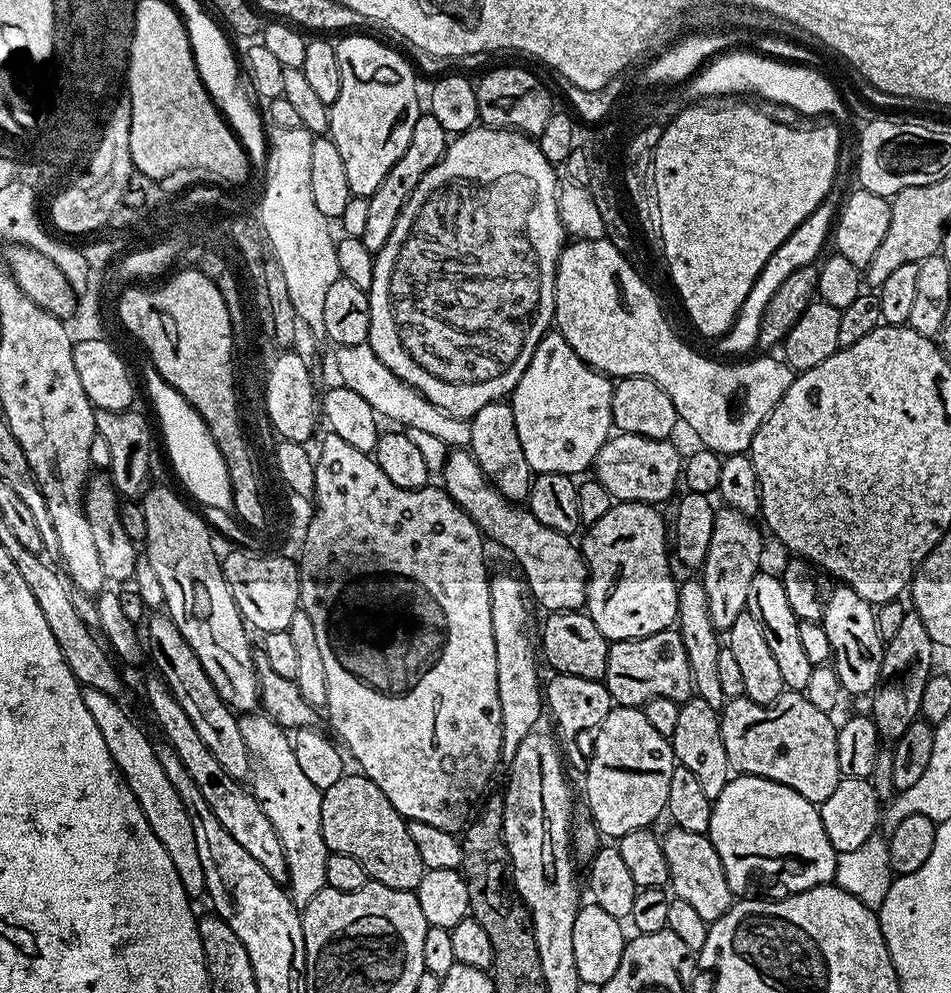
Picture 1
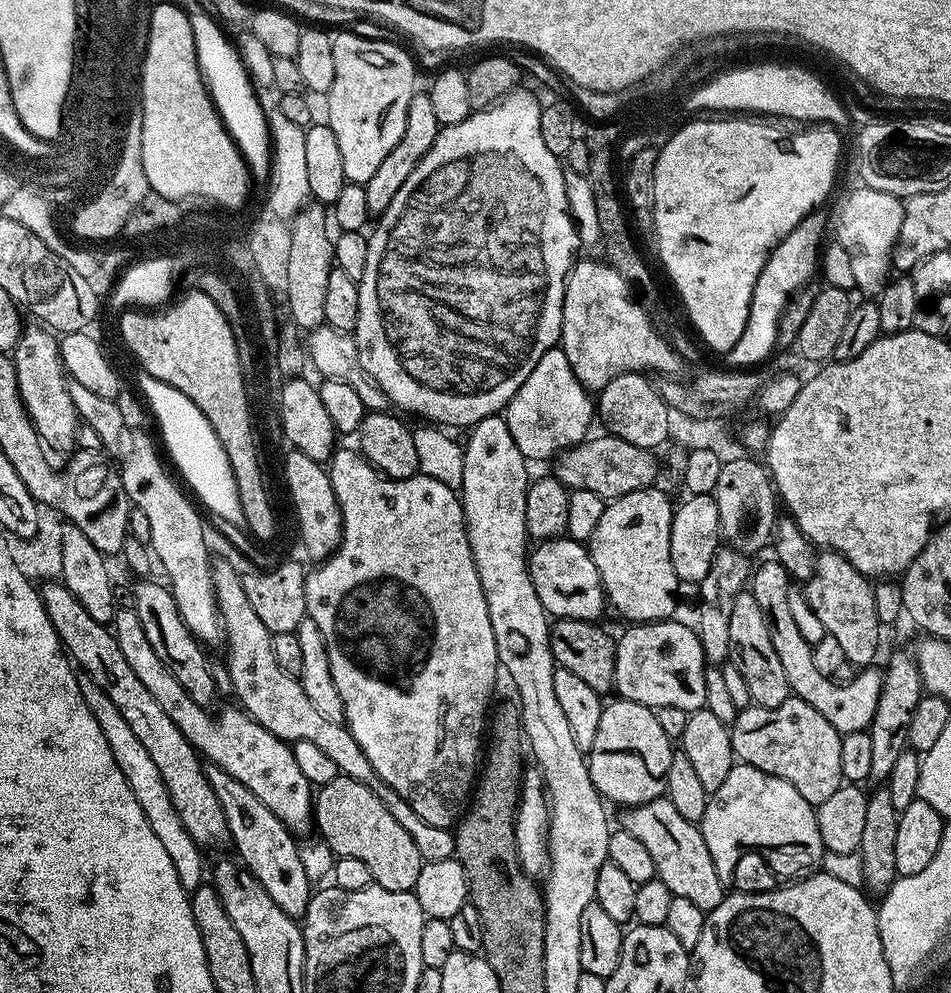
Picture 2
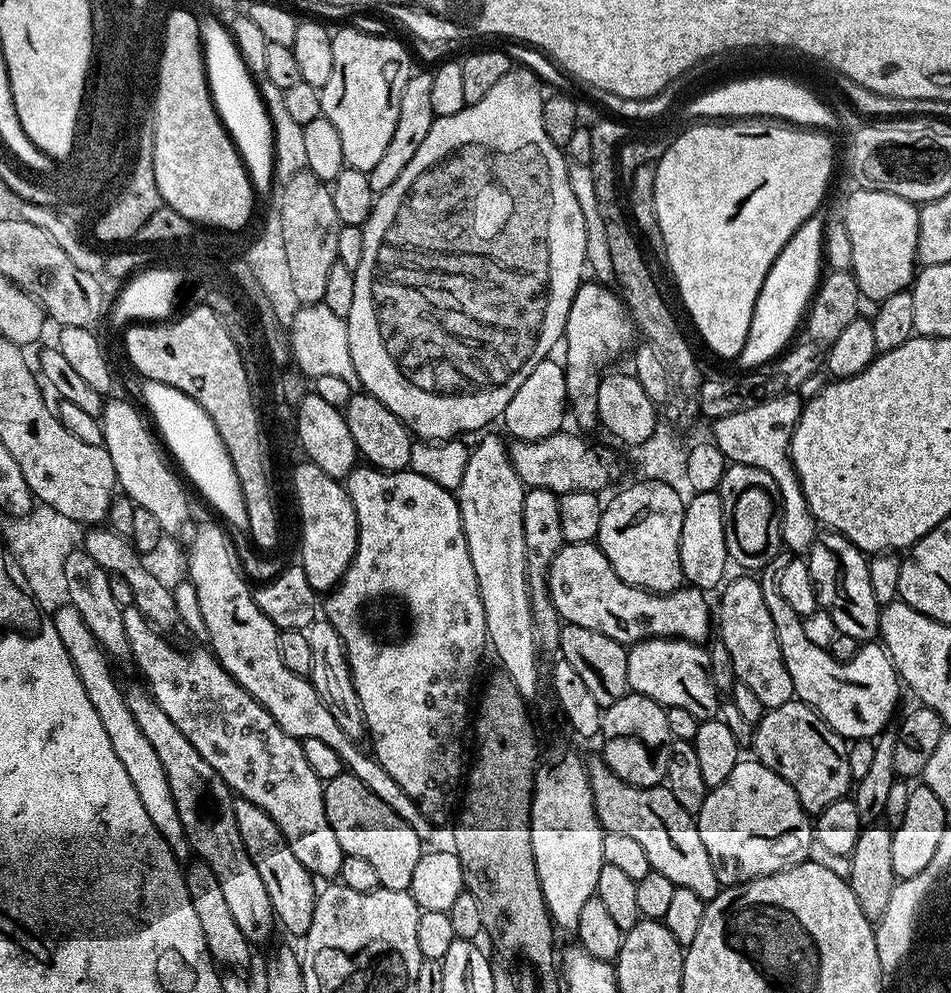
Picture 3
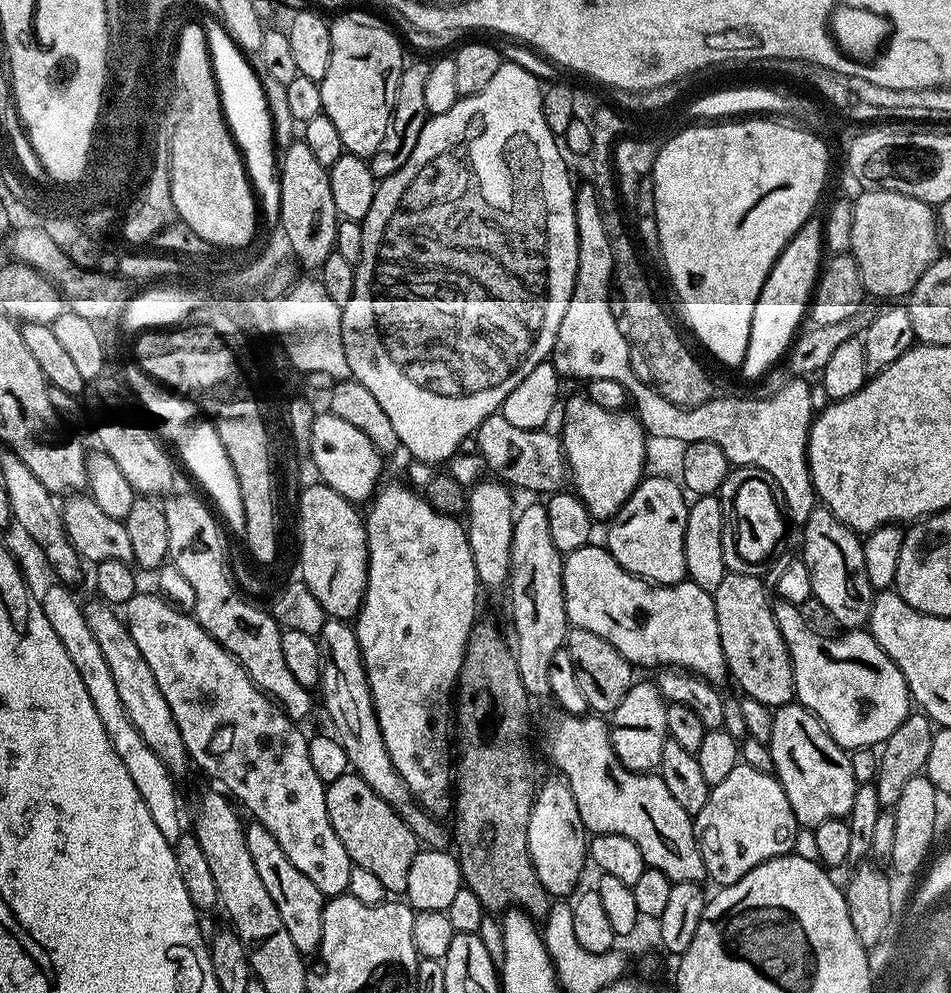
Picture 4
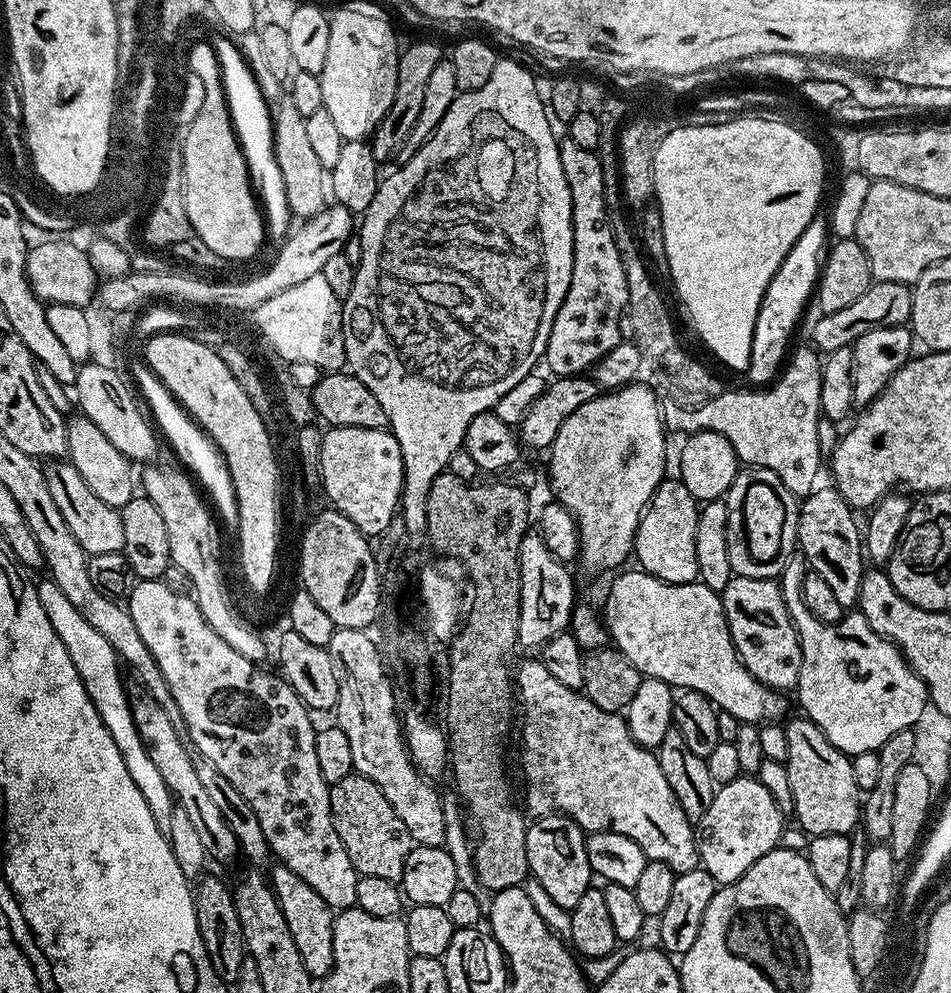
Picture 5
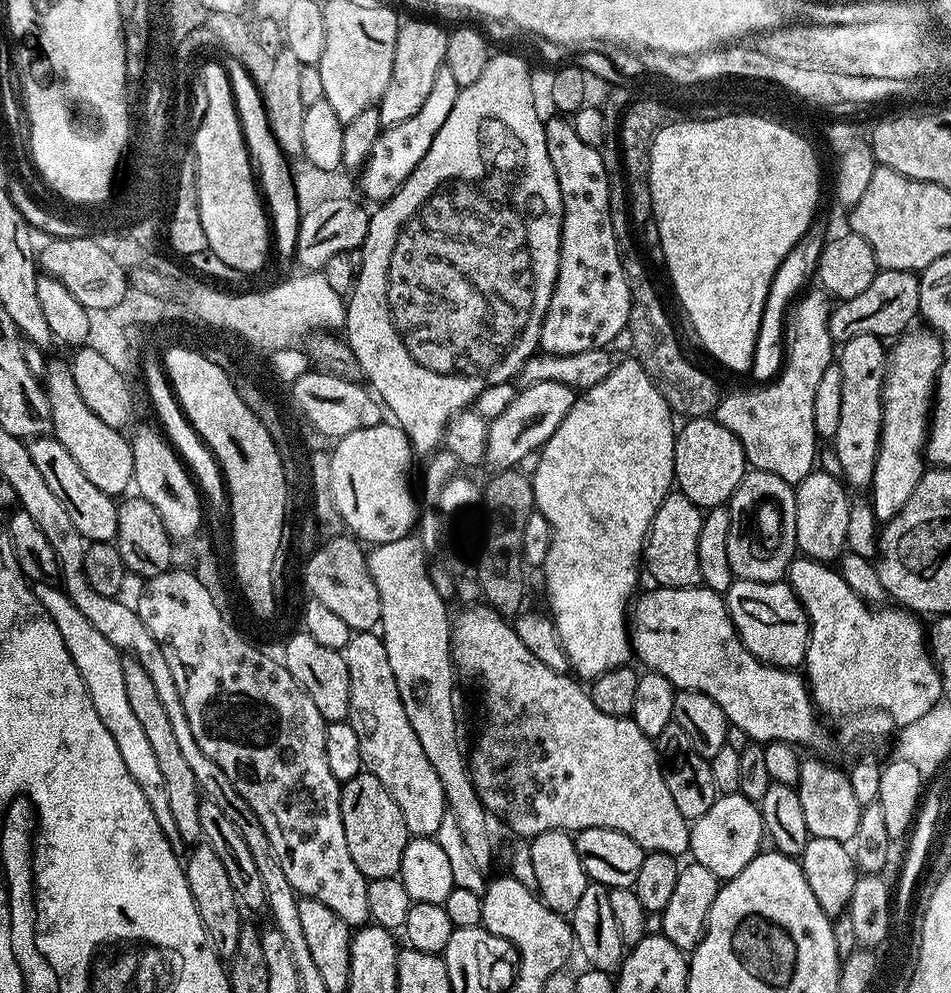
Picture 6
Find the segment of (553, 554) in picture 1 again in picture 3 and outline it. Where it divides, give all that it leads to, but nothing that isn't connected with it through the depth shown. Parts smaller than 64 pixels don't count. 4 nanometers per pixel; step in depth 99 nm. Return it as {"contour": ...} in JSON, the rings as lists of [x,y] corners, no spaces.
{"contour":[[[595,542],[565,544],[554,554],[548,571],[548,593],[564,624],[598,630],[598,634],[606,634],[606,638],[614,638],[625,646],[667,637],[668,616],[676,616],[678,623],[685,624],[683,635],[688,638],[700,638],[696,636],[708,628],[708,604],[703,591],[684,586],[675,592],[661,594],[622,582]]]}

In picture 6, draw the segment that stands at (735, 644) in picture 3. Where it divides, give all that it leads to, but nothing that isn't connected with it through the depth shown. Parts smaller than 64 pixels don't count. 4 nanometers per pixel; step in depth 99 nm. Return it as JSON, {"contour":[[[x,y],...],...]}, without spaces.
{"contour":[[[733,579],[726,593],[728,613],[740,635],[740,641],[762,662],[775,668],[796,670],[804,664],[808,649],[808,615],[787,582],[767,584],[753,580]]]}

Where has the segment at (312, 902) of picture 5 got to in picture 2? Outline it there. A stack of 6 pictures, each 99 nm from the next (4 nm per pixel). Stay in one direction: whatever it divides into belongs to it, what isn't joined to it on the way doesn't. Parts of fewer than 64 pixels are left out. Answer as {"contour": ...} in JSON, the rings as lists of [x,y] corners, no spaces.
{"contour":[[[210,764],[205,767],[207,781],[214,789],[214,794],[222,803],[226,826],[229,827],[230,844],[236,847],[235,855],[239,863],[260,883],[262,890],[274,898],[274,902],[287,916],[303,917],[314,895],[314,886],[306,878],[302,867],[300,844],[297,837],[288,831],[288,827],[274,815],[273,811],[252,791],[247,790],[242,782],[231,778],[220,767]]]}

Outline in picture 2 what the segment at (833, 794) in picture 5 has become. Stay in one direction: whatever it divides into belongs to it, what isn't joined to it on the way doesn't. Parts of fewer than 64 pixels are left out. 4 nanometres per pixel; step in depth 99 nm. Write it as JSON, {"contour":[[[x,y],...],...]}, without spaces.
{"contour":[[[789,695],[788,700],[782,702],[782,706],[773,708],[749,706],[739,709],[736,720],[730,725],[730,731],[732,755],[739,763],[749,764],[774,778],[790,782],[790,786],[794,786],[794,790],[798,790],[798,794],[802,794],[802,798],[806,798],[806,802],[814,806],[826,802],[826,798],[830,798],[830,794],[834,794],[834,790],[838,790],[844,780],[841,733],[836,731],[833,724],[826,722],[826,718],[822,718],[822,714],[814,710],[814,706],[798,699],[797,696]]]}

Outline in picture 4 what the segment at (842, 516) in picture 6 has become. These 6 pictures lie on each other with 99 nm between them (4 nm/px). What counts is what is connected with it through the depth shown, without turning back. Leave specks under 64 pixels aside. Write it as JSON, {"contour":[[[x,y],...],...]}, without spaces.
{"contour":[[[823,506],[813,508],[810,518],[802,525],[802,532],[804,532],[802,559],[809,568],[809,576],[812,579],[812,596],[816,600],[820,599],[821,606],[841,624],[839,626],[841,629],[863,629],[870,618],[874,589],[864,569],[864,545],[861,537]]]}

